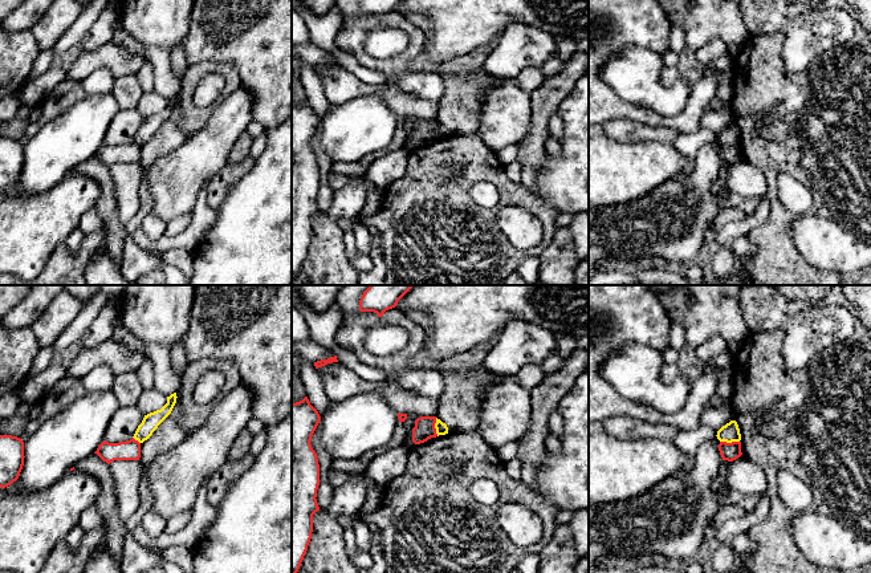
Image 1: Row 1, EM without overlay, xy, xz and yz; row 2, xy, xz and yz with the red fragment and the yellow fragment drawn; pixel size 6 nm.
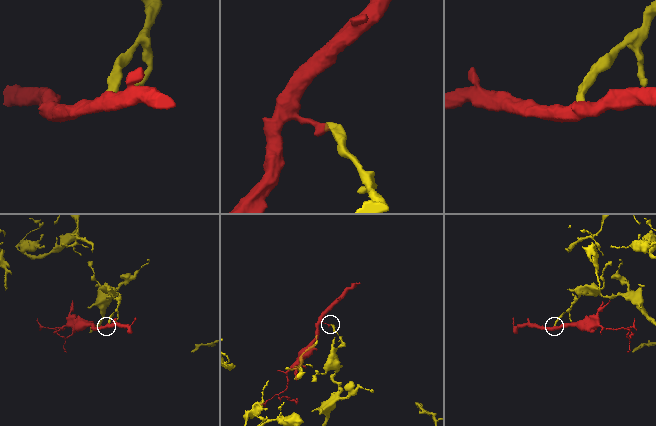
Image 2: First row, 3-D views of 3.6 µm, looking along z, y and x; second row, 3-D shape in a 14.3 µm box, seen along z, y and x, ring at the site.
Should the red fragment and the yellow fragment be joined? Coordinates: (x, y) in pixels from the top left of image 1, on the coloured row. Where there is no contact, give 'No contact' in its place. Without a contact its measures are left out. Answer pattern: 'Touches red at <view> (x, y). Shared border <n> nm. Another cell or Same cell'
Touches red at yz (729, 443). Shared border 120 nm. Another cell

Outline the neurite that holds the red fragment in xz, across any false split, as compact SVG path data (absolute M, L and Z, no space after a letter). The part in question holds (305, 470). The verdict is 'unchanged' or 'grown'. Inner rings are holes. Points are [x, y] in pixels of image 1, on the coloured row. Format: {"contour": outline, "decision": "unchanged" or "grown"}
{"contour": "M308 397L292 403L292 573L297 573L301 566L312 539L313 515L319 511L316 499L319 485L319 464L310 444L319 420L321 416Z", "decision": "unchanged"}

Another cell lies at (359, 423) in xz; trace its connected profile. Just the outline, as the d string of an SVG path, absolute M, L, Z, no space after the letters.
M369 391L331 405L321 416L321 443L331 460L351 460L388 444L399 423L386 394Z

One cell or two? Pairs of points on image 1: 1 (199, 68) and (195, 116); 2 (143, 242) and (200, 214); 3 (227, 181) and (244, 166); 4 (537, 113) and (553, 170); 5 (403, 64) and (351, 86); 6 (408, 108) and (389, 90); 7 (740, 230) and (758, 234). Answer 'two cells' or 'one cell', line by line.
1: one cell
2: one cell
3: one cell
4: two cells
5: two cells
6: one cell
7: two cells

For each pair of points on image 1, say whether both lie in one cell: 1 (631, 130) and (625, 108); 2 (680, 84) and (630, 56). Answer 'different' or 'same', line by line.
1: different
2: same

